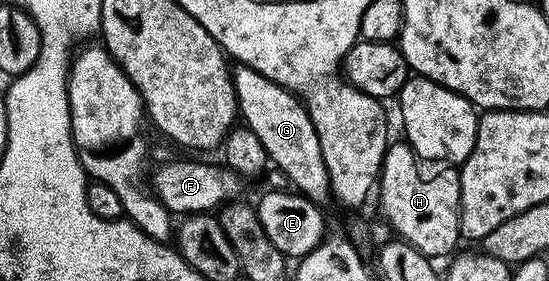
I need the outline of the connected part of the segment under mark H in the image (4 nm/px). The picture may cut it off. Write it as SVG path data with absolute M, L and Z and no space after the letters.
M406 143L389 144L384 156L384 166L380 168L379 193L380 205L396 232L393 234L399 240L407 241L433 259L447 258L453 252L451 249L456 244L461 244L460 175L451 164L423 165L416 152Z

